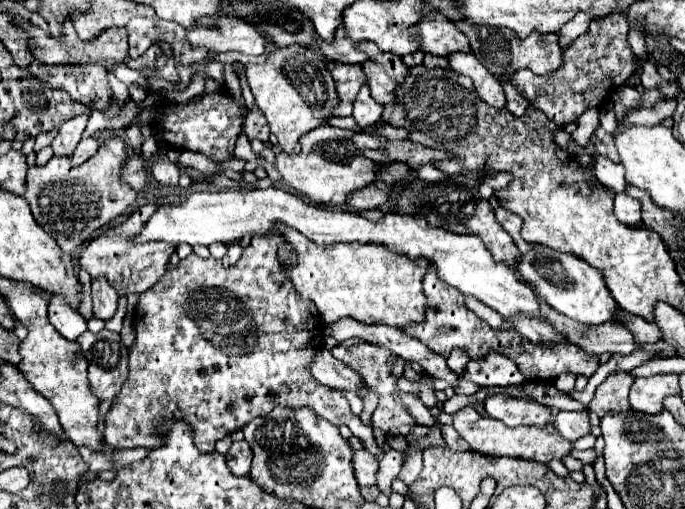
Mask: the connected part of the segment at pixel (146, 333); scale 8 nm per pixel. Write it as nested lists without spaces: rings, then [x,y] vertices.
[[[262,236],[262,238],[254,238],[250,242],[248,248],[244,248],[242,256],[238,261],[238,264],[225,268],[222,264],[218,264],[218,260],[200,260],[196,254],[190,254],[188,258],[180,260],[178,266],[170,266],[166,268],[166,274],[152,286],[148,288],[146,292],[140,294],[140,300],[138,300],[138,306],[134,310],[134,330],[136,330],[136,338],[130,346],[130,376],[128,380],[124,382],[120,394],[116,396],[114,400],[114,406],[112,410],[106,414],[106,430],[104,430],[104,440],[112,446],[112,448],[138,448],[138,446],[144,446],[144,448],[156,448],[156,444],[160,444],[160,438],[156,436],[154,428],[156,424],[160,424],[160,420],[168,420],[168,416],[172,416],[172,420],[184,420],[192,432],[194,432],[194,440],[196,440],[196,446],[200,448],[200,452],[212,452],[214,450],[214,444],[236,432],[236,430],[242,430],[244,424],[248,424],[248,420],[254,420],[258,416],[268,416],[272,412],[274,406],[290,406],[290,408],[302,408],[302,406],[310,406],[320,418],[328,420],[330,424],[334,426],[348,426],[352,430],[354,436],[358,436],[364,446],[368,446],[366,450],[370,450],[372,454],[380,454],[378,452],[378,446],[374,442],[374,436],[372,436],[372,428],[370,426],[364,426],[360,422],[360,418],[356,414],[350,412],[350,406],[348,406],[348,400],[342,396],[342,394],[334,394],[330,388],[324,388],[324,384],[316,382],[316,378],[312,376],[312,372],[308,372],[308,364],[312,362],[312,356],[316,356],[318,350],[322,350],[322,342],[324,342],[324,322],[320,320],[318,312],[316,312],[316,306],[310,302],[310,300],[304,300],[296,288],[292,286],[292,280],[288,278],[286,274],[286,268],[284,264],[280,262],[278,258],[278,248],[284,248],[288,252],[288,242],[282,238],[282,236]]]

